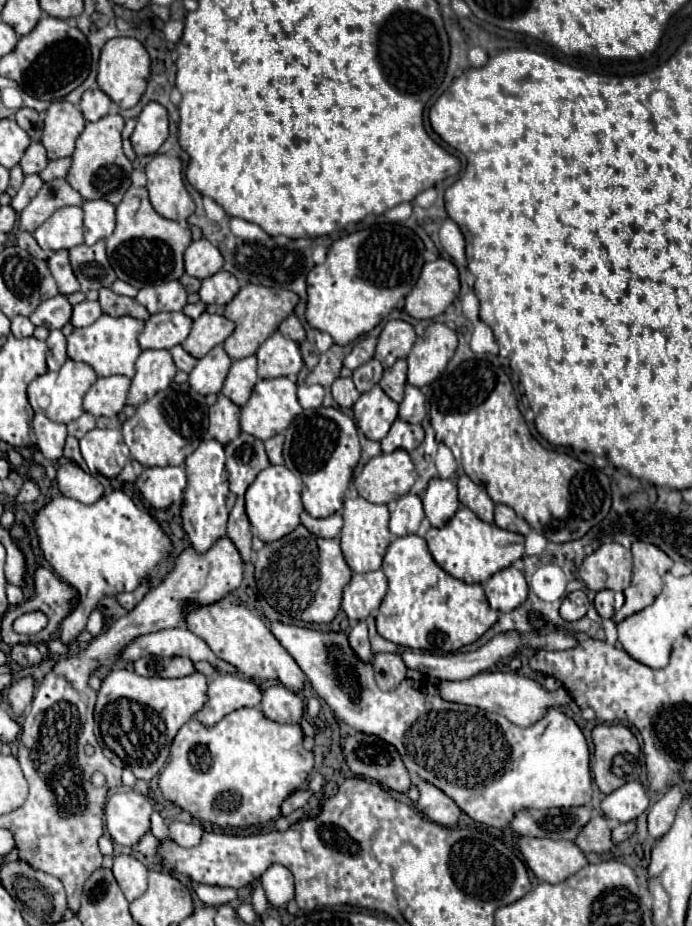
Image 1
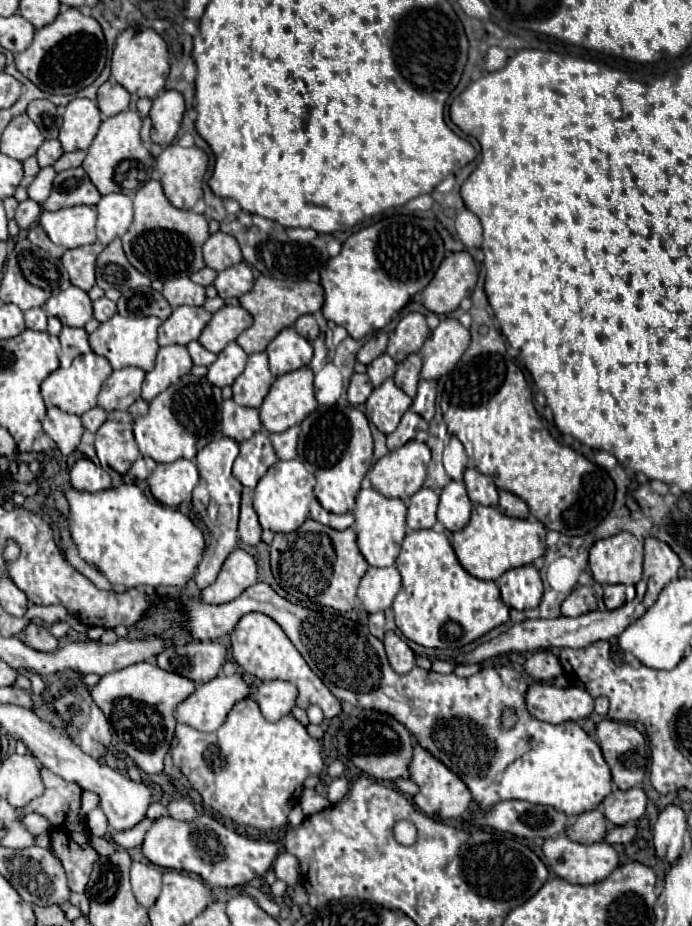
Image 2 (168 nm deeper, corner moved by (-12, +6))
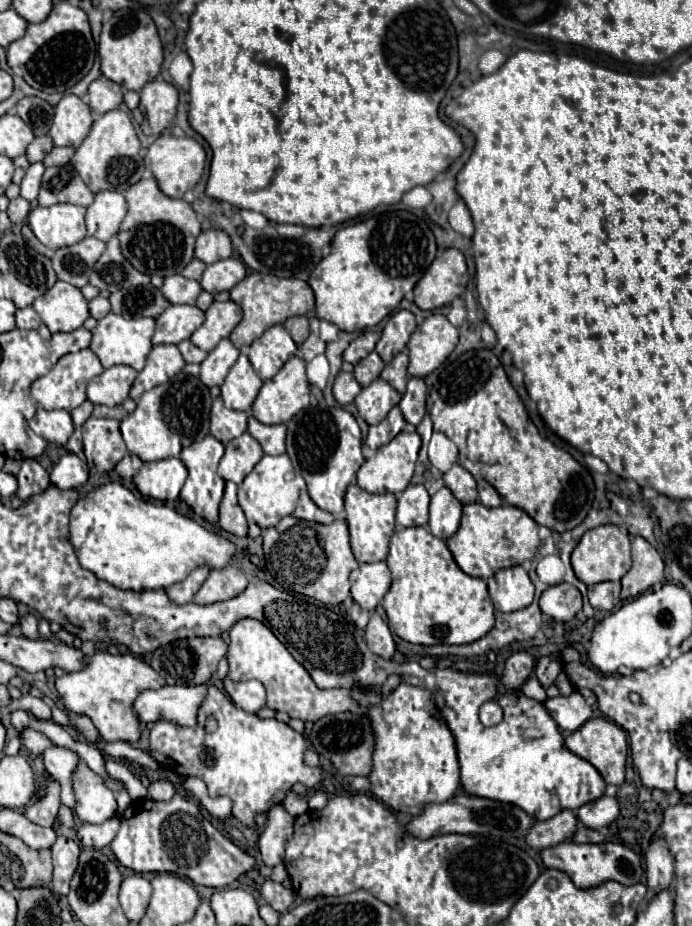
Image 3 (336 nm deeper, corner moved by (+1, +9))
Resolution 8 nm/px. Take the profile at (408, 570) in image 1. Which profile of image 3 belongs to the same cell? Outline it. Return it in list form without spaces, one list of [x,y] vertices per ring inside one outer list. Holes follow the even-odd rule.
[[[398,528],[390,538],[390,554],[386,560],[392,572],[392,586],[386,592],[382,606],[394,632],[410,644],[468,644],[482,638],[494,626],[494,606],[488,596],[486,582],[464,574],[454,562],[444,540],[436,538],[428,528]]]

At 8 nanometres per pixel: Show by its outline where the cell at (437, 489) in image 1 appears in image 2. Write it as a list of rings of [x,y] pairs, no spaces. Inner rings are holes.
[[[451,481],[441,493],[437,519],[443,523],[443,527],[447,531],[455,533],[455,531],[461,531],[469,523],[471,509],[473,509],[473,505],[467,497],[465,483],[463,481]]]

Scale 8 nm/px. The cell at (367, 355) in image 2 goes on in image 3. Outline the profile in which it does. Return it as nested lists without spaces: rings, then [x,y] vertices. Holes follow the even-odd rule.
[[[372,330],[362,332],[362,334],[360,334],[356,340],[352,340],[352,342],[348,344],[348,348],[344,350],[344,360],[350,362],[350,364],[356,364],[358,360],[366,358],[366,356],[374,350],[378,338],[380,338],[380,336],[378,336],[376,332],[372,332]]]

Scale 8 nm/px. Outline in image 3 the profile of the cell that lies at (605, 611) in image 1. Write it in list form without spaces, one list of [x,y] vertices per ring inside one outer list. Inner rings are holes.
[[[600,582],[600,584],[588,586],[588,600],[590,600],[592,608],[612,610],[616,606],[612,588],[614,588],[614,582]]]

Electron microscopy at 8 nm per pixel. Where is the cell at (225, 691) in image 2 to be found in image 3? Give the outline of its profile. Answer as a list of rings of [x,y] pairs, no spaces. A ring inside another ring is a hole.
[[[162,686],[160,690],[146,690],[138,696],[134,708],[142,722],[176,722],[178,726],[194,726],[200,702],[208,686]]]

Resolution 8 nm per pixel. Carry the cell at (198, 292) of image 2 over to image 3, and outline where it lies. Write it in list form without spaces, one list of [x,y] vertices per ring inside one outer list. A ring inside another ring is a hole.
[[[180,274],[168,276],[160,288],[164,298],[168,298],[170,304],[194,304],[202,286],[196,280],[188,280]]]

